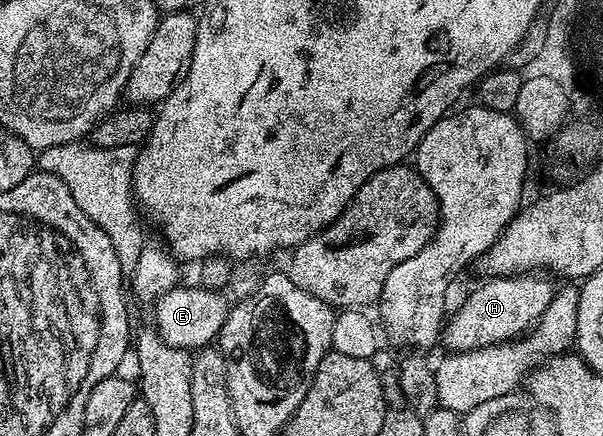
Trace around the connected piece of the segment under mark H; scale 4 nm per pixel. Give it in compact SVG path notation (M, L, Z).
M526 274L524 276L494 276L481 285L458 306L443 324L443 344L453 354L469 354L474 350L484 350L492 344L512 342L528 333L538 323L537 320L553 304L553 284L548 275Z

